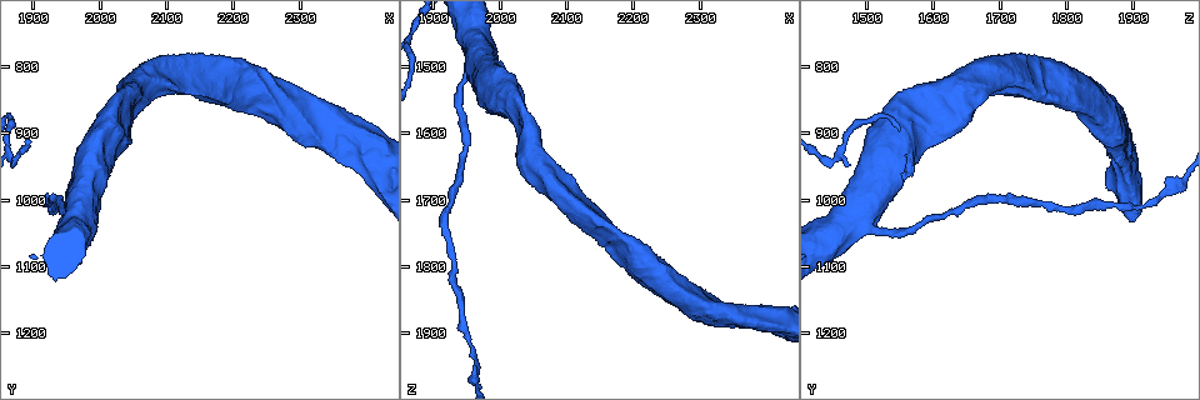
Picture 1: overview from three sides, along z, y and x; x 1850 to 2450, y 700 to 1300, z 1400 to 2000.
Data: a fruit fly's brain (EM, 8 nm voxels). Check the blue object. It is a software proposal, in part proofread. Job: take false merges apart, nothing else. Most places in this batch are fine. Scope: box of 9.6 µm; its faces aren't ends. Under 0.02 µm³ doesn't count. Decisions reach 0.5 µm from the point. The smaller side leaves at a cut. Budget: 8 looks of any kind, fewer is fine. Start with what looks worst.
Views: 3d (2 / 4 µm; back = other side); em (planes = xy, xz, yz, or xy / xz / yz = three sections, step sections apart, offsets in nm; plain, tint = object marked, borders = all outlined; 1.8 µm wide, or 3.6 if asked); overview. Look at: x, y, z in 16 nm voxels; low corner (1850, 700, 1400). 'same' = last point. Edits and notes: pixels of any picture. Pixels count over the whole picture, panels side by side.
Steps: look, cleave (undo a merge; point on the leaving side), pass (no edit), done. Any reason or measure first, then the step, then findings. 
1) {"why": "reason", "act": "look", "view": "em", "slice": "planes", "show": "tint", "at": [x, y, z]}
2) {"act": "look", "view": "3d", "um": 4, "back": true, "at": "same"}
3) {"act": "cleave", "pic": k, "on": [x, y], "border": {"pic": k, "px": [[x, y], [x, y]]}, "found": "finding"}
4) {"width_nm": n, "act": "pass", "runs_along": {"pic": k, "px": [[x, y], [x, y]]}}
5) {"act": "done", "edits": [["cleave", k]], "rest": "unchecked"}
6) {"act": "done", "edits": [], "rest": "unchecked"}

{"why": "touches itself", "act": "look", "view": "em", "slice": "planes", "show": "tint", "at": [2040, 885, 1605]}

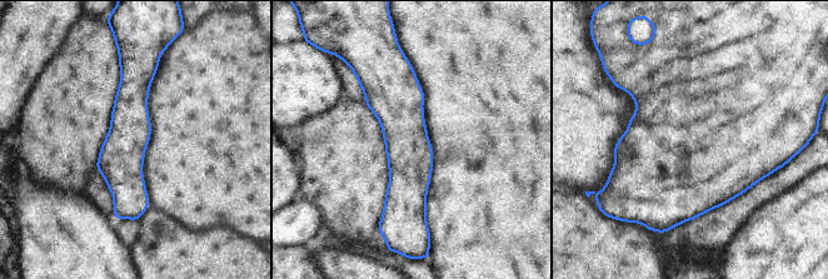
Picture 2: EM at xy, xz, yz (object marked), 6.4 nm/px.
{"act": "pass", "runs_along": {"pic": 2, "px": [[405, 65], [409, 203], [418, 215]]}, "found": "all the same neuron"}

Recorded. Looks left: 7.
{"why": "branch point", "act": "look", "view": "em", "slice": "planes", "show": "tint", "at": [2330, 890, 1870]}

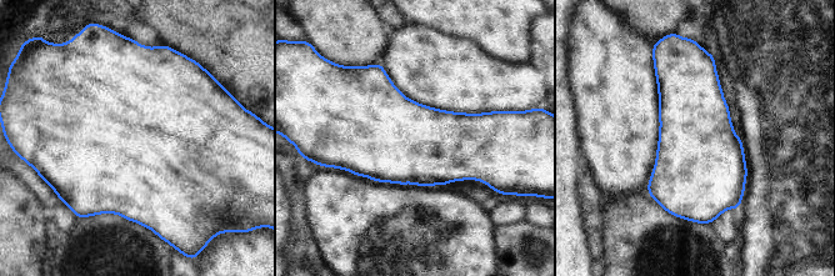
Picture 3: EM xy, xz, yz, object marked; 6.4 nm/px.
{"act": "pass", "found": "one neuron here"}

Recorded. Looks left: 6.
{"why": "abrupt turn", "act": "look", "view": "3d", "um": 4, "at": [1985, 940, 1525]}

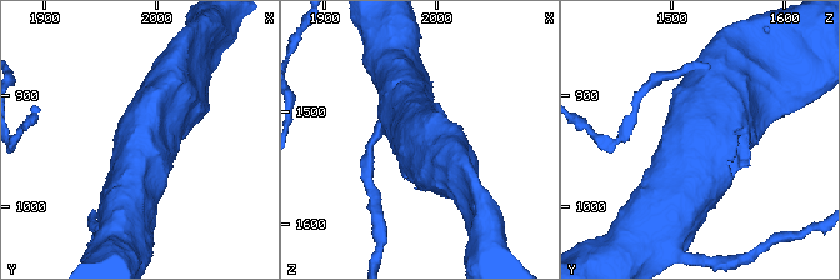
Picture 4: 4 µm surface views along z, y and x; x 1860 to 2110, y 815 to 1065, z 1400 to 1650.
{"act": "look", "view": "em", "um": 3.6, "slice": "planes", "show": "plain", "at": [1984, 934, 1526]}

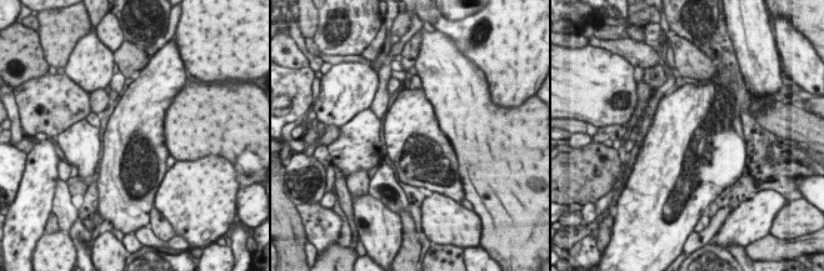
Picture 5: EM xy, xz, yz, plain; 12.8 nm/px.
{"why": "with the object marked", "act": "look", "view": "em", "um": 3.6, "slice": "planes", "show": "tint", "at": "same"}

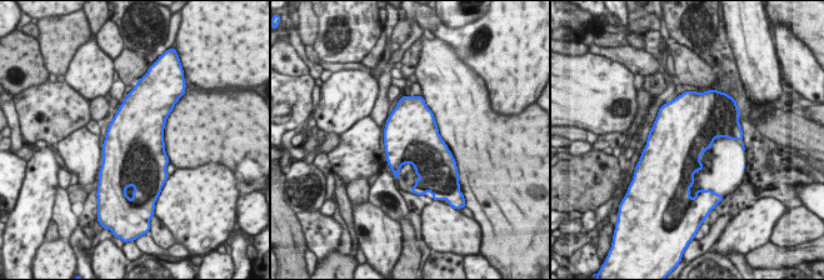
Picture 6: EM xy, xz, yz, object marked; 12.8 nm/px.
{"act": "pass", "found": "one neuron here"}

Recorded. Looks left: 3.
{"act": "done", "edits": [], "rest": "unchecked"}

